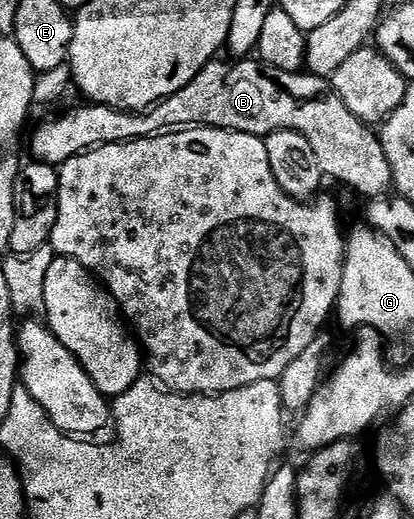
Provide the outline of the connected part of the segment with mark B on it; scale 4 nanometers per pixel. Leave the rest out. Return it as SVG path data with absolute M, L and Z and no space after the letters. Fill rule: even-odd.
M236 60L228 61L229 63L220 61L207 62L202 72L198 72L198 76L194 76L194 80L186 84L186 88L178 88L174 96L163 98L161 102L143 112L83 104L84 106L78 107L77 110L66 111L61 118L52 118L49 122L42 123L32 134L31 157L37 162L44 162L47 166L59 168L66 160L99 146L153 138L155 134L167 134L177 128L209 126L215 130L237 130L262 139L279 130L293 130L306 136L307 142L314 148L325 179L332 181L333 178L344 186L353 186L358 193L365 194L365 199L368 200L387 195L393 189L390 160L386 160L386 152L380 143L379 133L369 123L358 120L358 116L354 116L354 112L350 112L350 108L342 104L338 92L329 79L307 72L299 74L282 72L273 66L265 66L259 60Z

